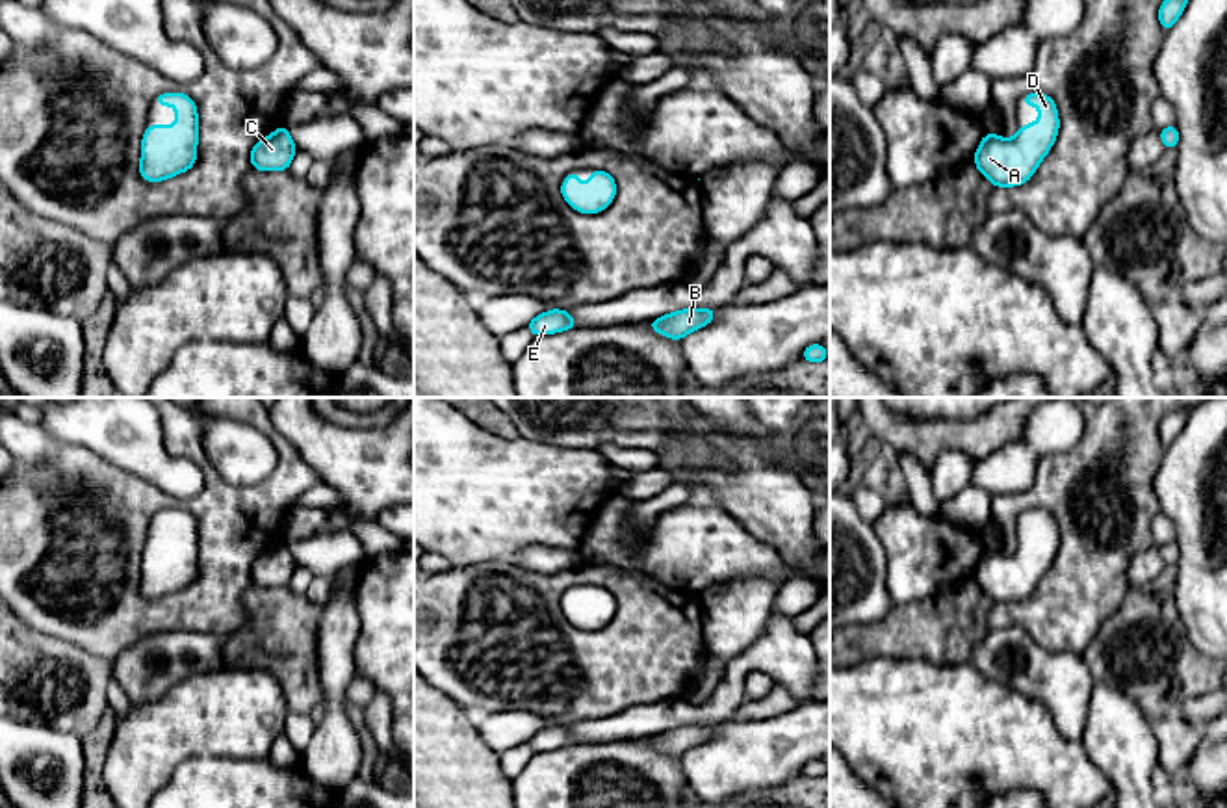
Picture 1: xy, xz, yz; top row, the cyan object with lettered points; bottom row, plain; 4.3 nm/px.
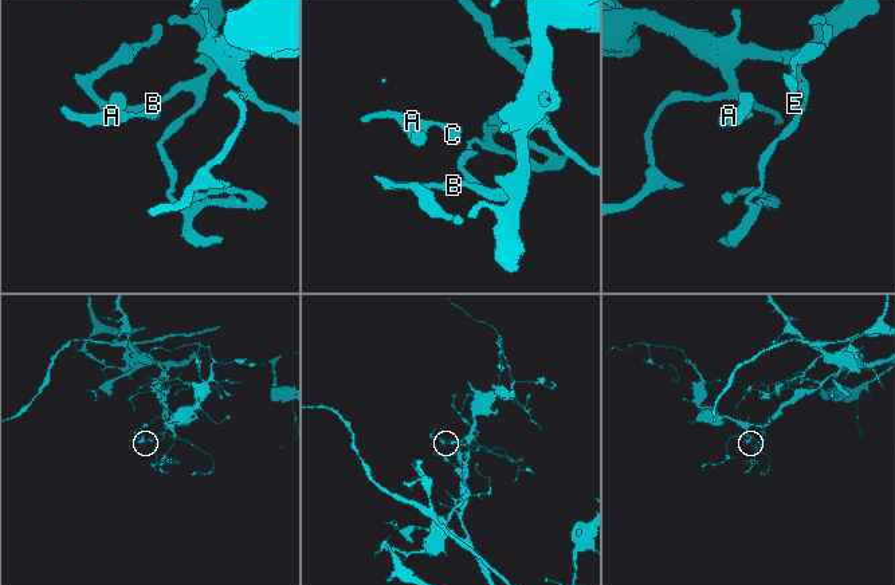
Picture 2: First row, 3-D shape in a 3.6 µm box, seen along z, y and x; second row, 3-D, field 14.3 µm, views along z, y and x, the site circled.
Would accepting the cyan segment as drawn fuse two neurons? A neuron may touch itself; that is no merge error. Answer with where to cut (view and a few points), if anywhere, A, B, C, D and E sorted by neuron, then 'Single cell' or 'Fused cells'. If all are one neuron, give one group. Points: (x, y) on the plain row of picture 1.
No split. Groups: A B C D E. Single cell

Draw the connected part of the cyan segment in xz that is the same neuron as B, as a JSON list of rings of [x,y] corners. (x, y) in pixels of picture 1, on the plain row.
[[[687,724],[652,736],[650,743],[655,749],[679,758],[683,752],[700,743],[705,743],[713,736],[715,736],[715,724]]]

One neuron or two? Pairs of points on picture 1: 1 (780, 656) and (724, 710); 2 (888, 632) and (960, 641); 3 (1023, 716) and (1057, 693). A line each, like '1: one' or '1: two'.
1: one
2: one
3: two

